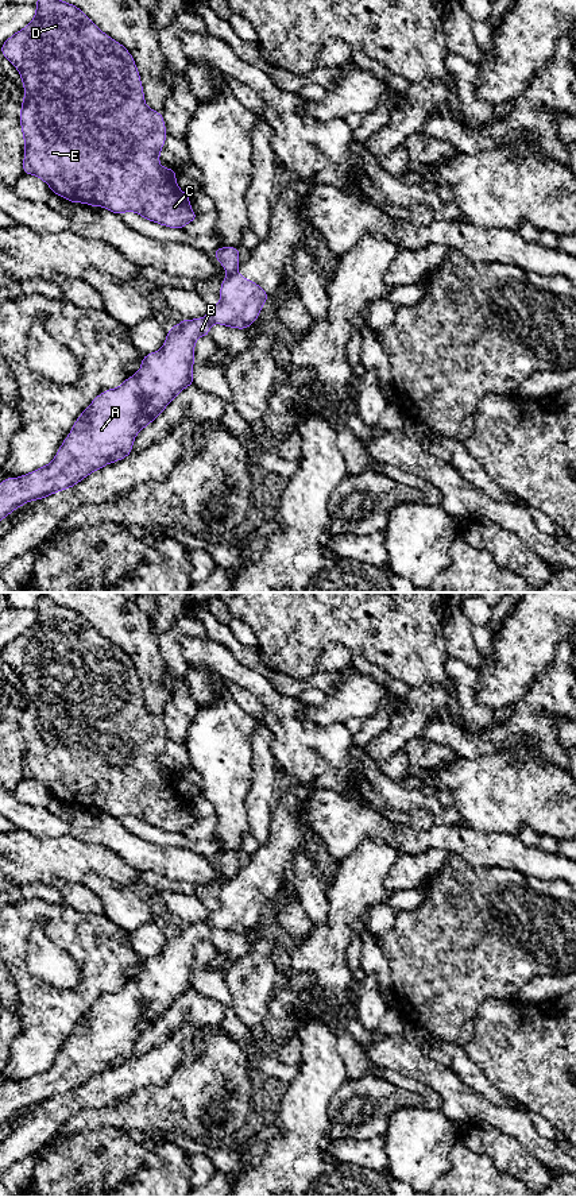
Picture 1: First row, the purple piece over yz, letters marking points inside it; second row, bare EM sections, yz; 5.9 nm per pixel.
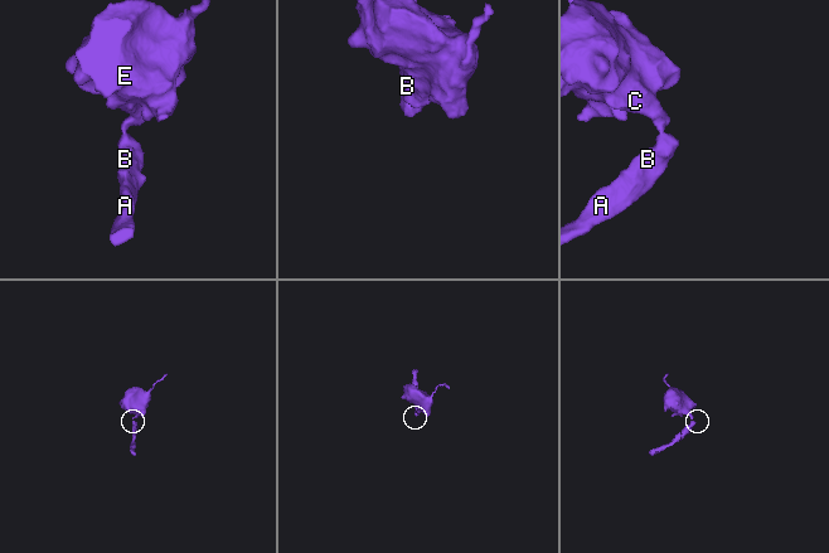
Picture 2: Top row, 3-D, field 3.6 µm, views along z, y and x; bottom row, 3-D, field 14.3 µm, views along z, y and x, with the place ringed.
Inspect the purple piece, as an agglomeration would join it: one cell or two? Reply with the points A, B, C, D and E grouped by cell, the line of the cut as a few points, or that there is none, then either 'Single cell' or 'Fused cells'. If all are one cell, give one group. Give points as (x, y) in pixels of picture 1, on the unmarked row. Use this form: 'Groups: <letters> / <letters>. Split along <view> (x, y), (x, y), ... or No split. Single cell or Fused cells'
Groups: A B / C D E. Split along yz (235, 876), (228, 879). Fused cells

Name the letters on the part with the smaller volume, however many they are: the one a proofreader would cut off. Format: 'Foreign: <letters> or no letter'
Foreign: A, B

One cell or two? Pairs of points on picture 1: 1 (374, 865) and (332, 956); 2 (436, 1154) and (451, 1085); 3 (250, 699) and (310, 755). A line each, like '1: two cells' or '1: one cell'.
1: one cell
2: two cells
3: two cells

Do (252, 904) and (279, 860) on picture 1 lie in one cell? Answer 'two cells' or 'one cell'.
one cell

